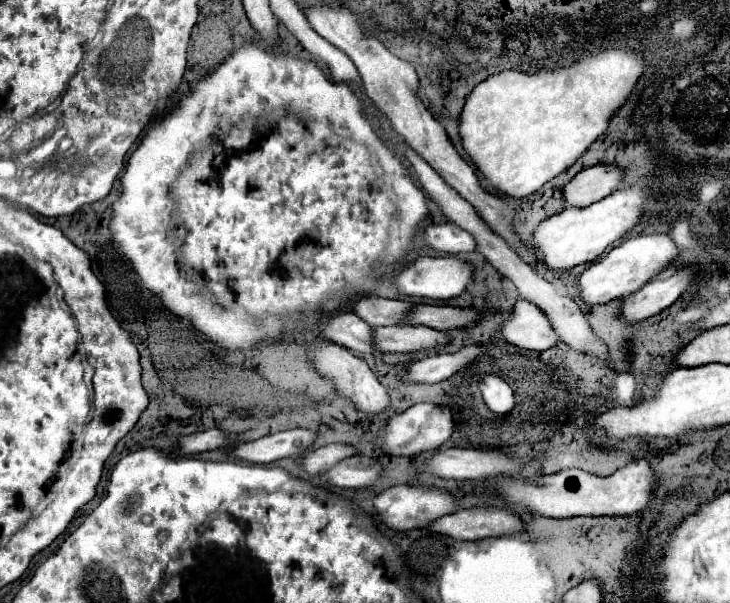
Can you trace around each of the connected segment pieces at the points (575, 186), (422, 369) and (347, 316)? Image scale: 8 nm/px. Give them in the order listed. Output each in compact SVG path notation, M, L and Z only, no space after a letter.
M600 163L582 169L566 187L564 187L564 201L566 205L590 205L614 189L620 187L624 171L614 163Z
M470 345L470 347L464 347L464 349L460 349L458 353L452 353L452 355L426 357L426 359L416 361L408 367L406 379L414 381L414 383L446 381L452 375L456 375L458 371L462 371L464 367L468 367L470 363L474 363L482 353L484 353L484 349L480 345Z
M344 311L344 313L334 313L326 323L324 323L324 337L358 353L370 353L370 355L380 355L380 351L374 347L372 333L374 329L362 321L356 313Z

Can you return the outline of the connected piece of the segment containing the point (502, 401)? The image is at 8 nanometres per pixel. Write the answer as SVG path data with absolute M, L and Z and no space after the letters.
M484 375L478 385L480 385L482 397L484 397L484 401L486 401L490 411L504 415L504 413L508 413L514 407L512 389L508 387L508 383L502 377L498 377L498 375Z

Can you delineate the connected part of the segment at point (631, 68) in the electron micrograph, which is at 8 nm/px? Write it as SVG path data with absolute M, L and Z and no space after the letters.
M624 47L604 49L596 55L582 55L570 67L540 69L536 73L526 71L502 71L486 81L478 83L468 95L464 111L460 115L462 145L478 165L478 169L492 181L492 185L506 197L518 199L532 195L544 183L564 173L574 165L584 151L606 131L610 119L626 105L636 81L646 69L644 59Z

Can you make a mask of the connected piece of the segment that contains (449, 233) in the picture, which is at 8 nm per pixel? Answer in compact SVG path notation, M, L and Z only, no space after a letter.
M444 223L444 225L428 225L424 231L424 239L428 245L436 251L444 253L470 253L476 251L476 241L474 237L460 229L454 223Z

